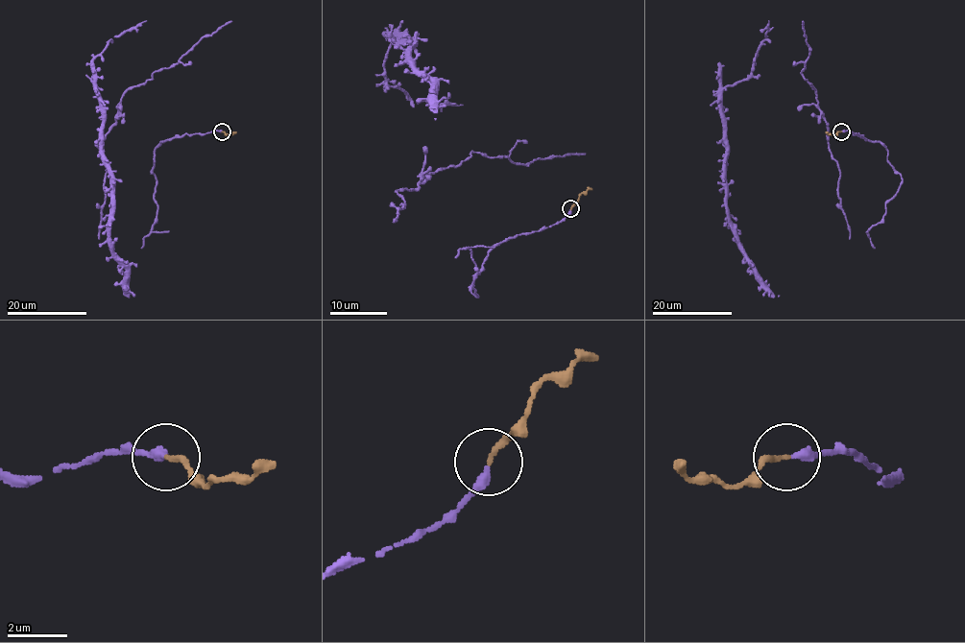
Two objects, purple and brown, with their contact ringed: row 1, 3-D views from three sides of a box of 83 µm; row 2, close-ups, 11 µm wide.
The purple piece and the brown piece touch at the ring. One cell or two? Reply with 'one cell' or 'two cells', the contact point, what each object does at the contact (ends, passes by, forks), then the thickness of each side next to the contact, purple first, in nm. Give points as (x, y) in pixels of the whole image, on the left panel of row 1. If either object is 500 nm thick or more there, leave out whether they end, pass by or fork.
one cell; at (222, 131); purple ends there; brown ends there; 320 nm thick on the purple side, 190 nm on the other

